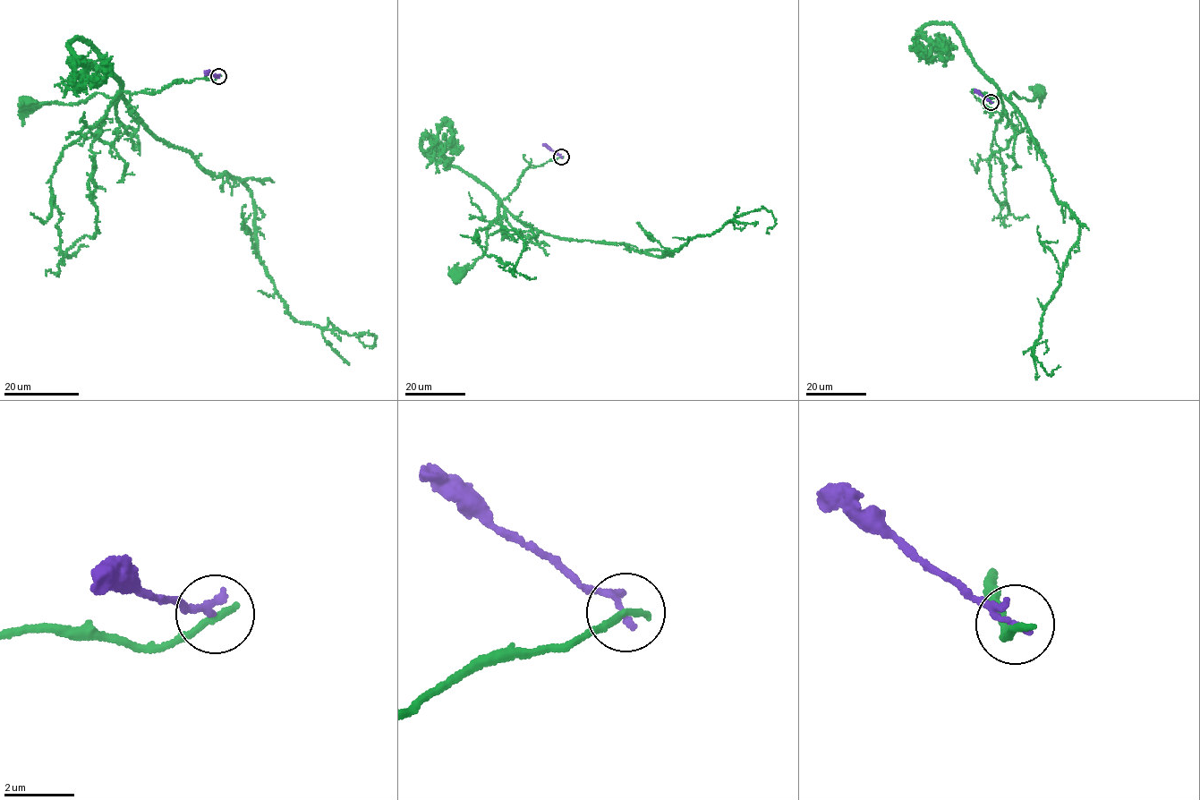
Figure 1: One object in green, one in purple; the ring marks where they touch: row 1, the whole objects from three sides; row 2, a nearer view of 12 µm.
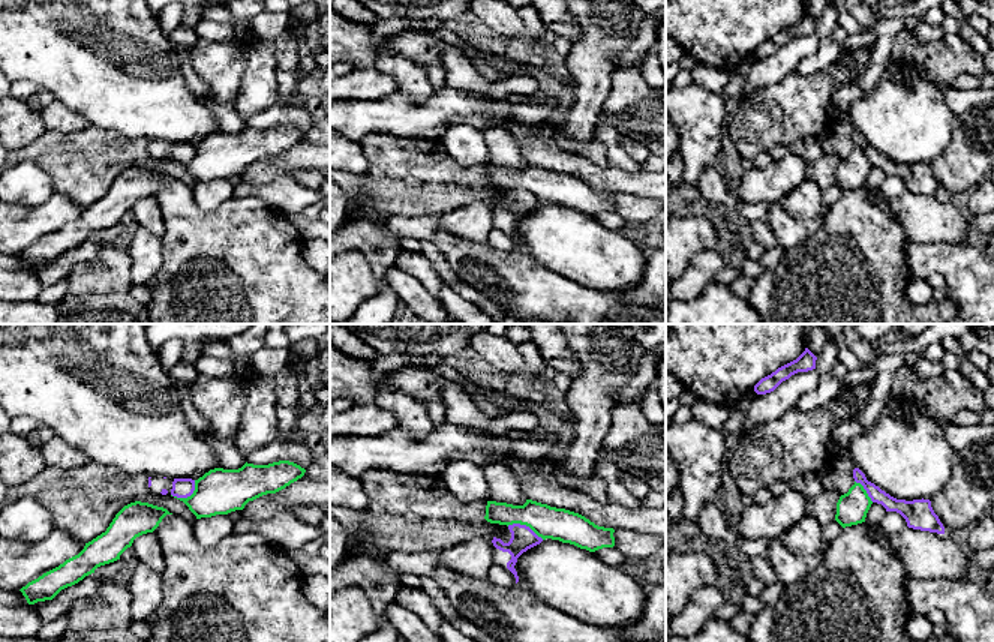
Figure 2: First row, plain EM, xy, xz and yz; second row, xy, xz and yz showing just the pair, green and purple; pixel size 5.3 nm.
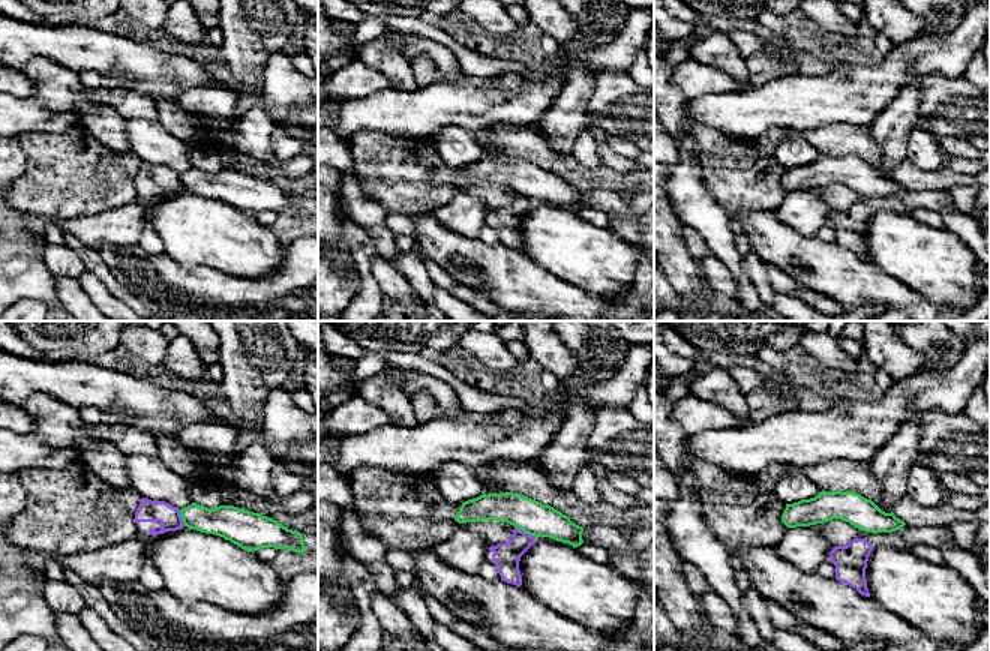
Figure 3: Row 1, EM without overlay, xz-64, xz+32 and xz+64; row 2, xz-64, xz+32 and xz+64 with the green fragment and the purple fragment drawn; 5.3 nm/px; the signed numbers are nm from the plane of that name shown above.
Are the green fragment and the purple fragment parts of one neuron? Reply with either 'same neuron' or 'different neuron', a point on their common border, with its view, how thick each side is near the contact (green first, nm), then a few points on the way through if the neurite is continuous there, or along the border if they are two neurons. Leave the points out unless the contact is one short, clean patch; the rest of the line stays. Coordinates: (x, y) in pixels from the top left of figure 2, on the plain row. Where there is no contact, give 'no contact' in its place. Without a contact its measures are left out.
different neuron; meets green in xz at (525, 188); 180 nm thick on the green side, 130 nm on the other; border along xz (507, 189), (525, 188), (543, 203)

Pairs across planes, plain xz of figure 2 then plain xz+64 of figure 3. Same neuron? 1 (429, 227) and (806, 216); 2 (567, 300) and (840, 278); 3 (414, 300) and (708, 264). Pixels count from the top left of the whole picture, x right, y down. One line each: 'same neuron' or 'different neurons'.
1: same neuron
2: same neuron
3: same neuron

